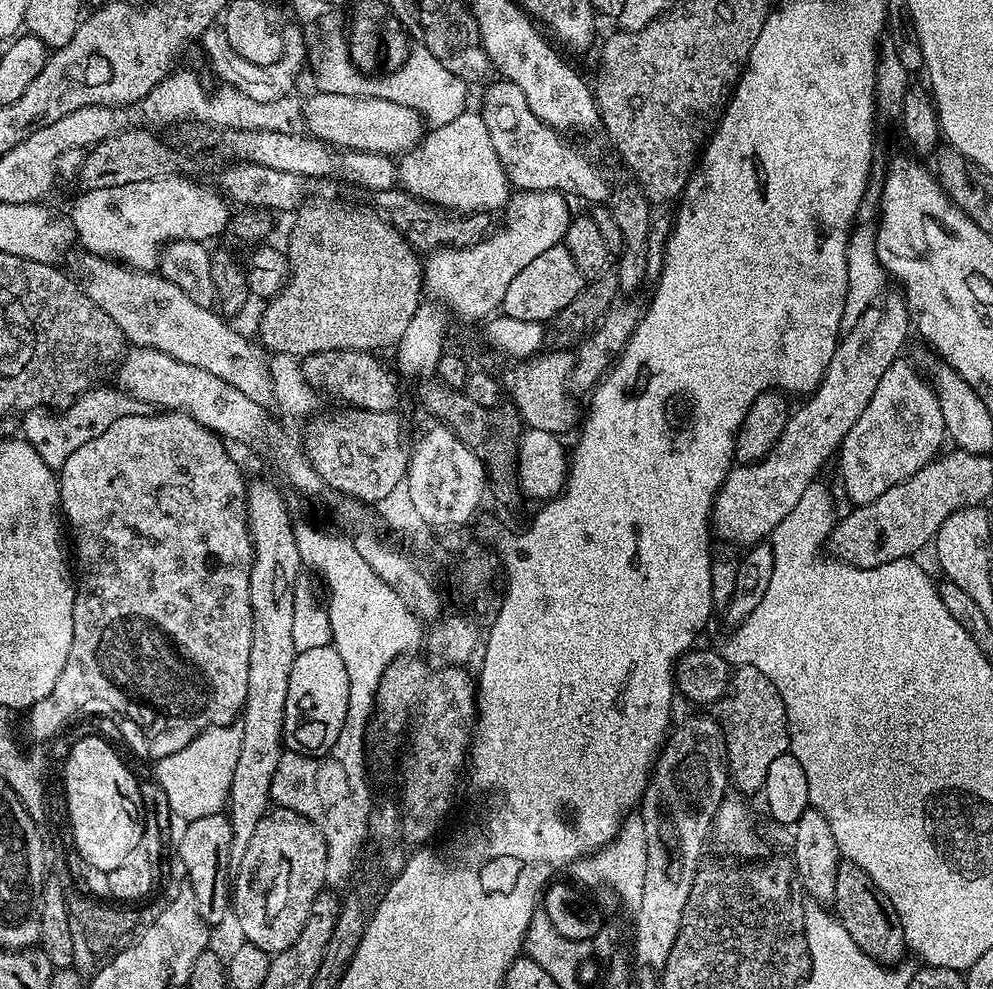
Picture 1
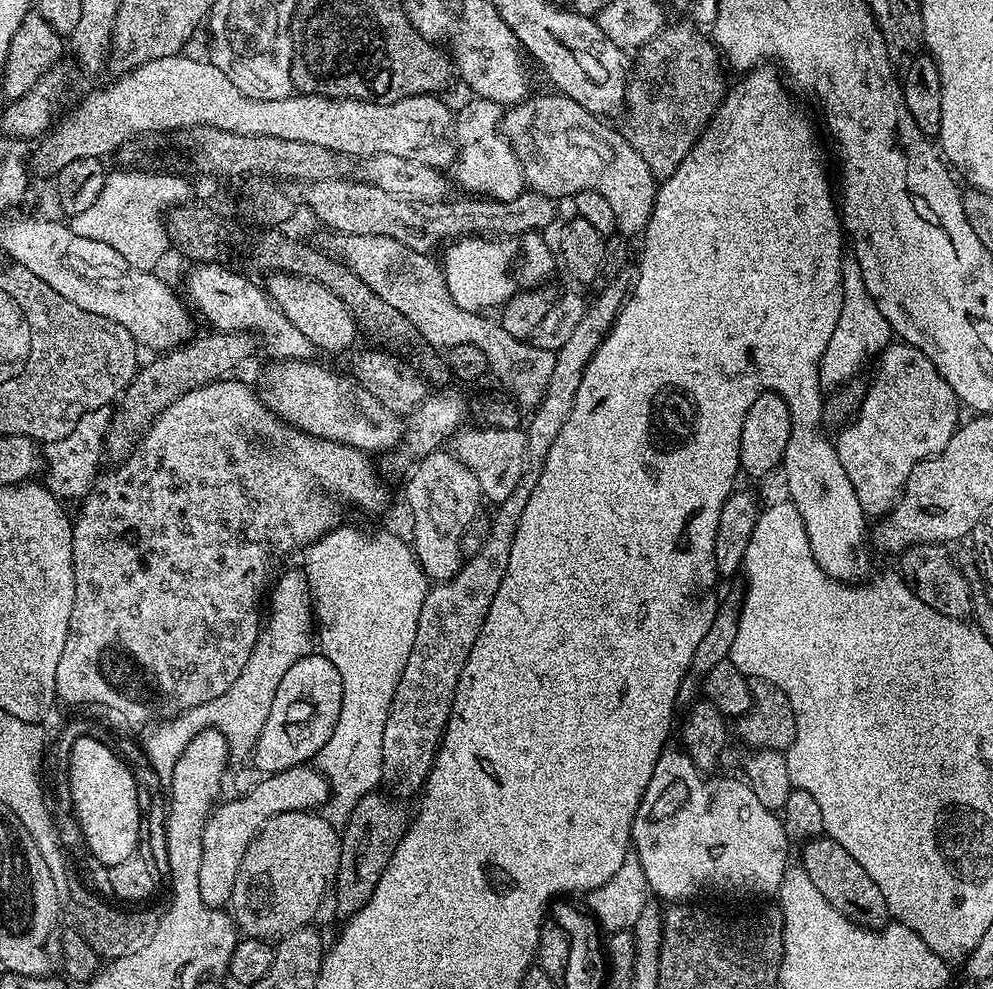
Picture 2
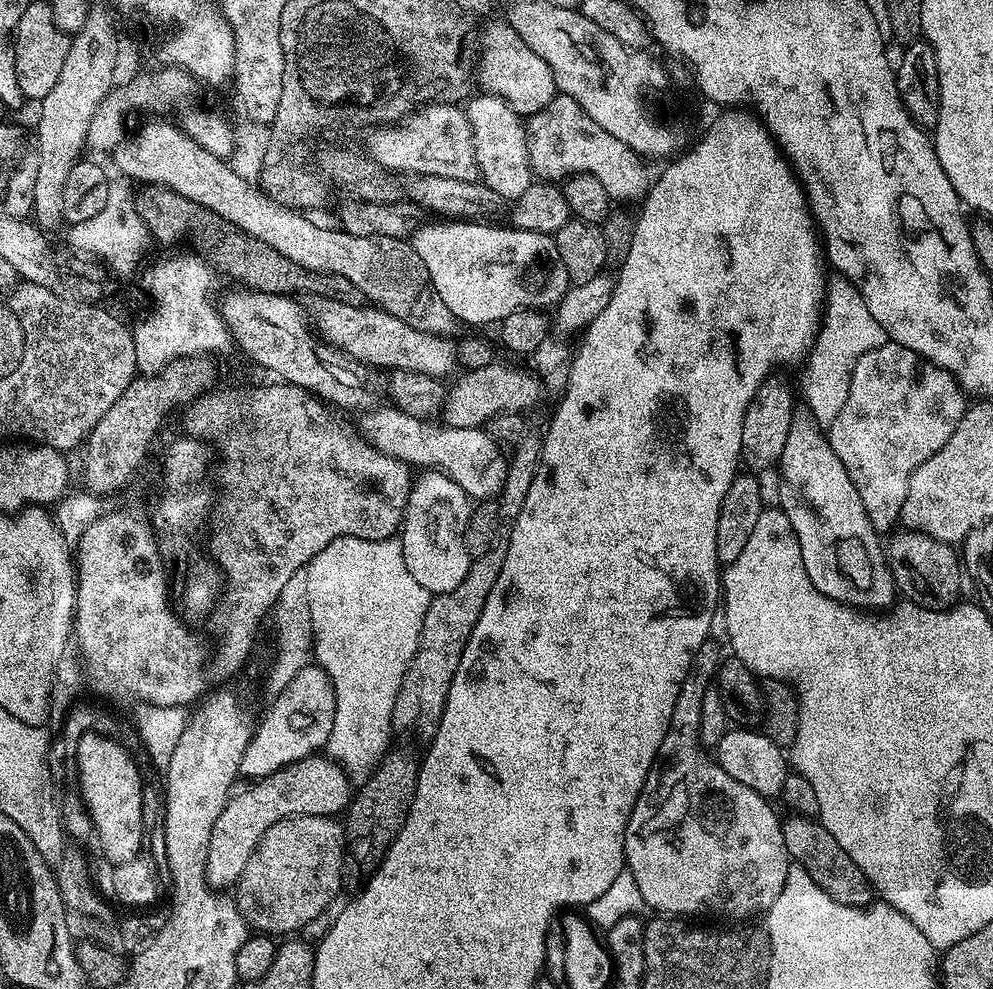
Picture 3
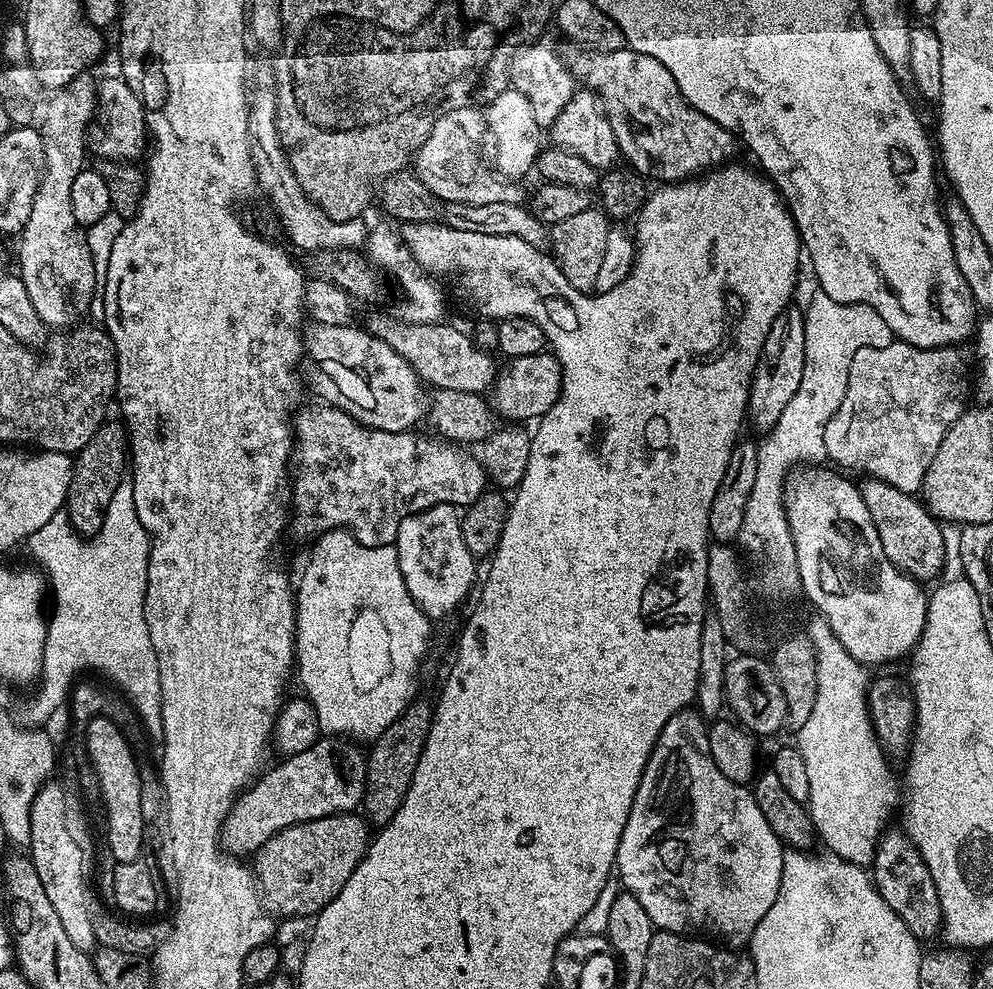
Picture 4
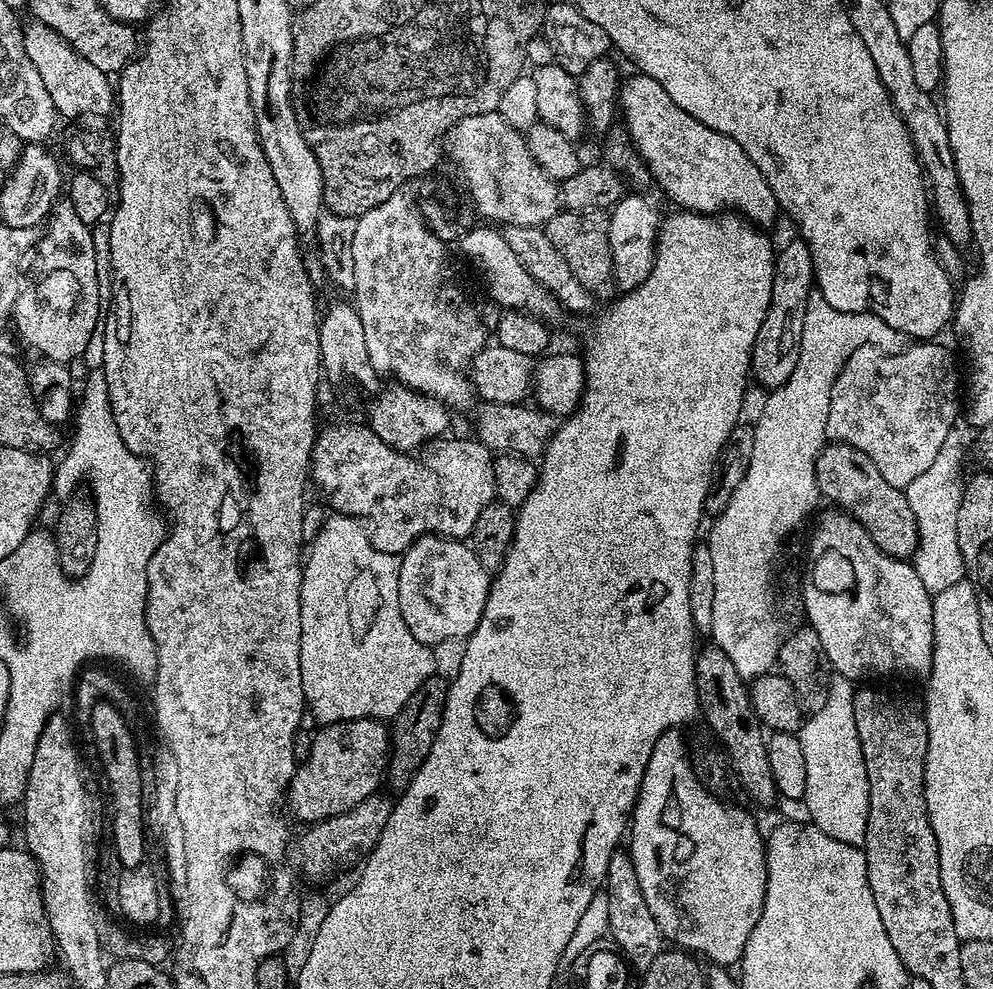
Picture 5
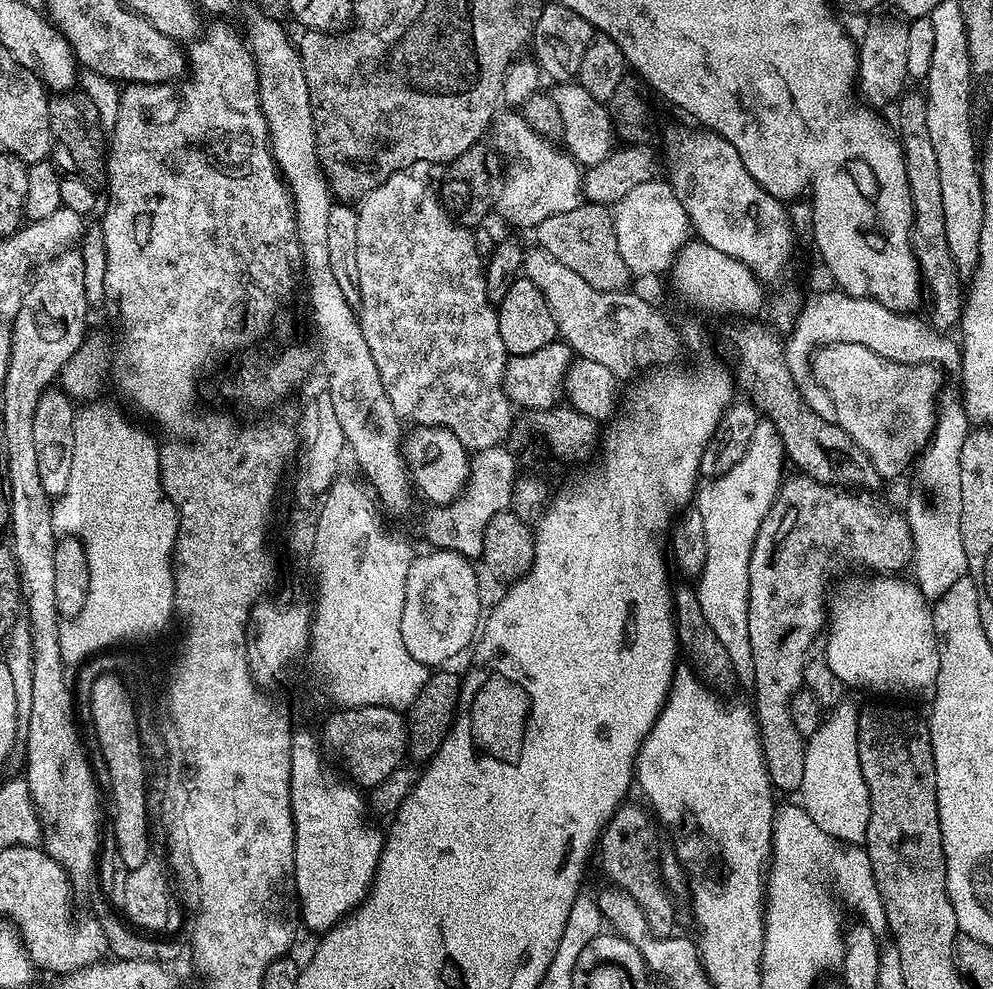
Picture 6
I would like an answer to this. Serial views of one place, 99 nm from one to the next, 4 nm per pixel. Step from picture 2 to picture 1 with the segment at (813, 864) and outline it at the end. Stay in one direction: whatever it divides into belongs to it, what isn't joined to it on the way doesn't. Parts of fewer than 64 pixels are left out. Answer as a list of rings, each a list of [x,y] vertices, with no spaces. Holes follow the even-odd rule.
[[[841,859],[837,866],[836,876],[830,881],[832,887],[832,900],[836,903],[834,915],[841,926],[854,938],[854,942],[867,956],[874,958],[879,964],[885,966],[896,966],[906,956],[906,945],[904,943],[904,931],[902,922],[890,906],[890,898],[870,882],[870,874],[862,870],[862,866],[854,866],[854,862]]]

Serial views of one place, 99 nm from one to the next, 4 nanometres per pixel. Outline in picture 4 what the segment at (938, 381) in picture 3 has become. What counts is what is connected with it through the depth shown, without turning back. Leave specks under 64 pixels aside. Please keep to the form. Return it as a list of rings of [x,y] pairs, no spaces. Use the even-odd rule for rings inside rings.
[[[894,342],[890,346],[882,346],[881,348],[858,350],[858,354],[854,354],[854,362],[850,362],[850,378],[848,379],[846,398],[842,398],[842,406],[838,406],[834,418],[830,418],[830,422],[826,422],[826,454],[828,460],[831,463],[841,464],[841,466],[836,465],[841,469],[853,468],[856,472],[865,472],[863,474],[865,477],[881,480],[903,492],[919,493],[924,487],[924,475],[930,470],[930,462],[934,462],[934,454],[938,454],[938,446],[942,446],[942,438],[946,438],[946,434],[954,426],[954,422],[958,422],[958,418],[965,412],[966,405],[969,403],[969,401],[967,402],[968,396],[970,400],[968,364],[964,361],[964,356],[960,351],[961,349],[956,346],[950,348],[916,348],[913,344],[903,342]]]

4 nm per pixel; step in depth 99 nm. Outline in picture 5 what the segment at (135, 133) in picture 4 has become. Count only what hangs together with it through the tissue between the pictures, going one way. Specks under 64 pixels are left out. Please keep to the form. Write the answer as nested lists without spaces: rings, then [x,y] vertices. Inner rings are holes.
[[[28,22],[23,25],[23,29],[26,58],[34,62],[34,70],[38,70],[42,86],[46,86],[46,94],[50,94],[50,102],[54,102],[61,117],[73,112],[84,123],[81,125],[100,126],[96,124],[117,111],[118,96],[113,81],[112,84],[108,81],[111,80],[109,73],[98,70],[98,66],[90,66],[86,58],[79,56],[63,38],[44,24]]]

